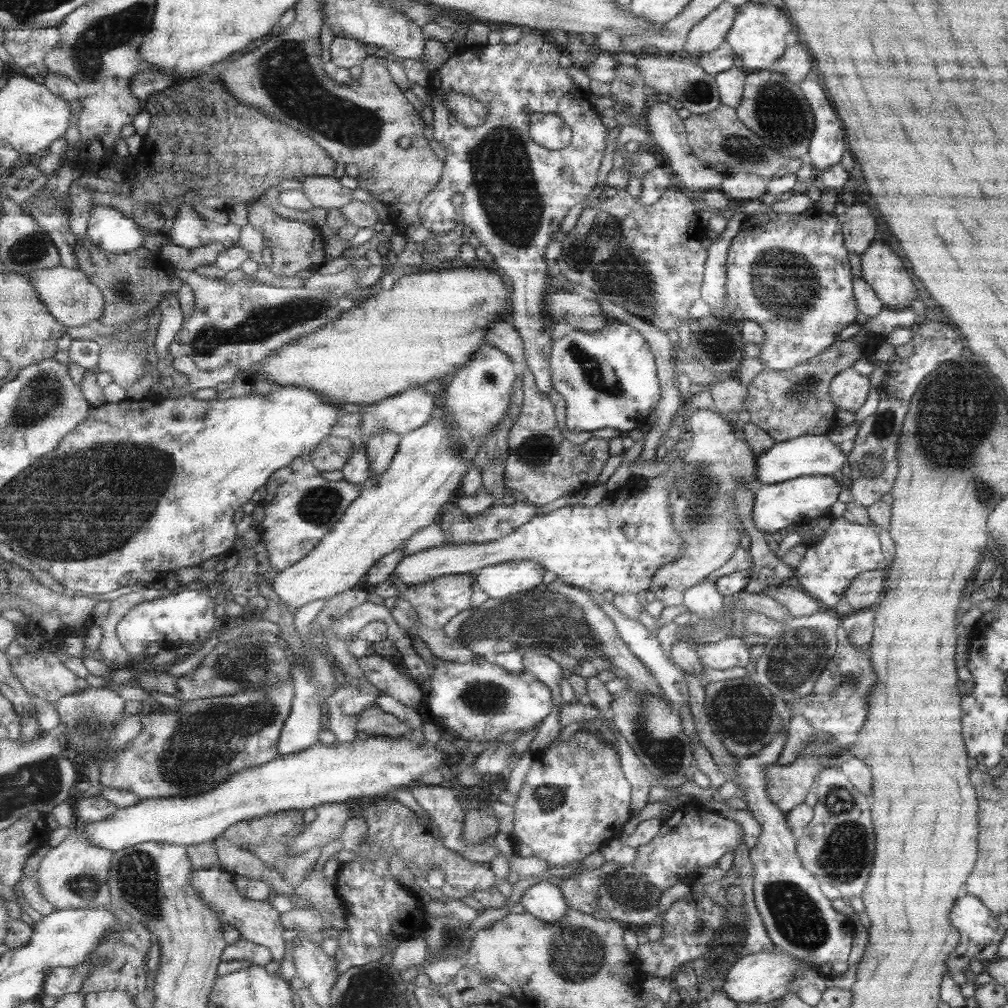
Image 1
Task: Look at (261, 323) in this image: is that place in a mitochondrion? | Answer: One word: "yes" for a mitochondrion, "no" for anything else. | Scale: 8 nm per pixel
yes

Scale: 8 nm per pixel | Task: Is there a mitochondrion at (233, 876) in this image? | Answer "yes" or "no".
no

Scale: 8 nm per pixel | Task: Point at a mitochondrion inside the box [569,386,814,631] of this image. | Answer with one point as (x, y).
(703, 489)

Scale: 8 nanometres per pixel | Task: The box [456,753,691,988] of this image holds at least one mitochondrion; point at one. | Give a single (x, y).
(576, 955)

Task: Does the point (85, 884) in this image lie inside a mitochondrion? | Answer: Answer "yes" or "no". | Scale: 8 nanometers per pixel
yes

